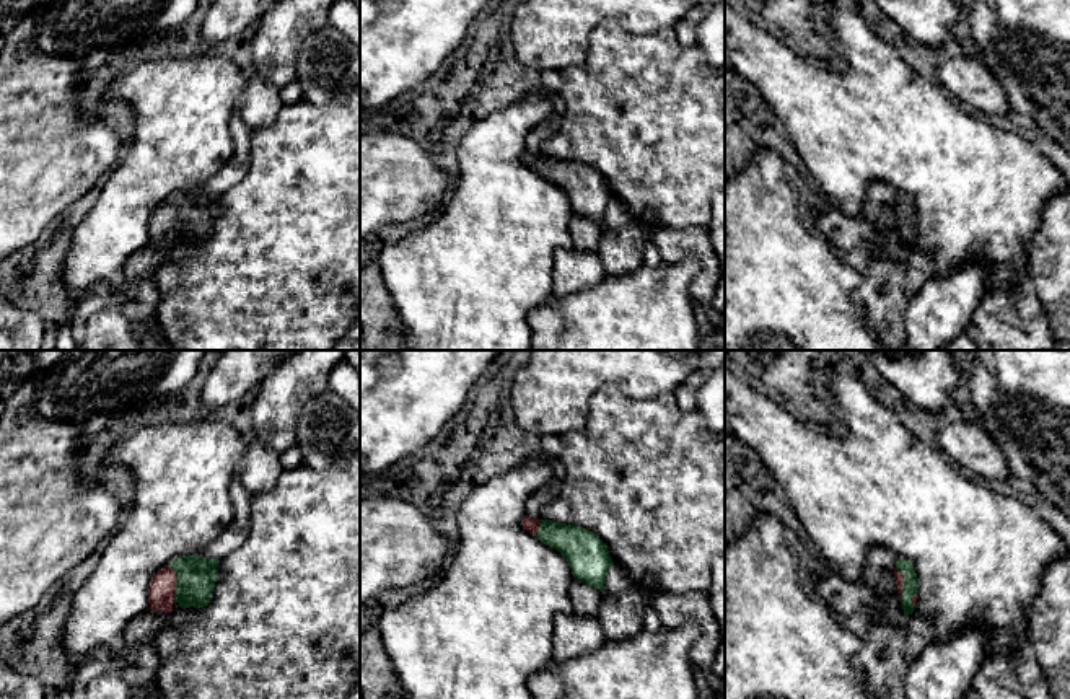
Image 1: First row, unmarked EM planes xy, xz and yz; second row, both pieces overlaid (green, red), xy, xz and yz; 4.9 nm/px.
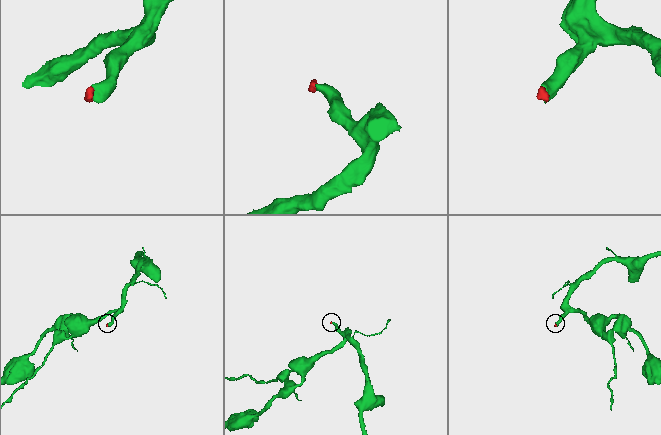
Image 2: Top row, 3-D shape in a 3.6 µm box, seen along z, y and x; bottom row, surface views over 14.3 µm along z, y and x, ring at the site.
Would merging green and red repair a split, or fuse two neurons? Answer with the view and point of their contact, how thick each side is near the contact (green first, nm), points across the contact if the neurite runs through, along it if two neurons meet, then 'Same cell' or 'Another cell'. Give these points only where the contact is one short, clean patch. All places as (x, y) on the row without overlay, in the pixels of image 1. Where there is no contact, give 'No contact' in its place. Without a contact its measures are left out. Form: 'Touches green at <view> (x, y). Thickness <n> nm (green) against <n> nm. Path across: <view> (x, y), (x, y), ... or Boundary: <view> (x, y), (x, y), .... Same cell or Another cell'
Touches green at xy (176, 219). Thickness 190 nm (green) against 130 nm. Path across: xy (196, 211), (176, 219), (162, 225). Same cell

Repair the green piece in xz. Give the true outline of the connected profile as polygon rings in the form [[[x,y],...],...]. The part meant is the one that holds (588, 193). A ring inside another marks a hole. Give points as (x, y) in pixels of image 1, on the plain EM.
[[[528,150],[521,160],[541,178],[559,186],[567,194],[575,213],[603,226],[604,212],[614,197],[606,179],[593,166]]]

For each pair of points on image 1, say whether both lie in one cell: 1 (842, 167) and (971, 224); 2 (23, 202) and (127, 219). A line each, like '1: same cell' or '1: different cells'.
1: same cell
2: different cells

